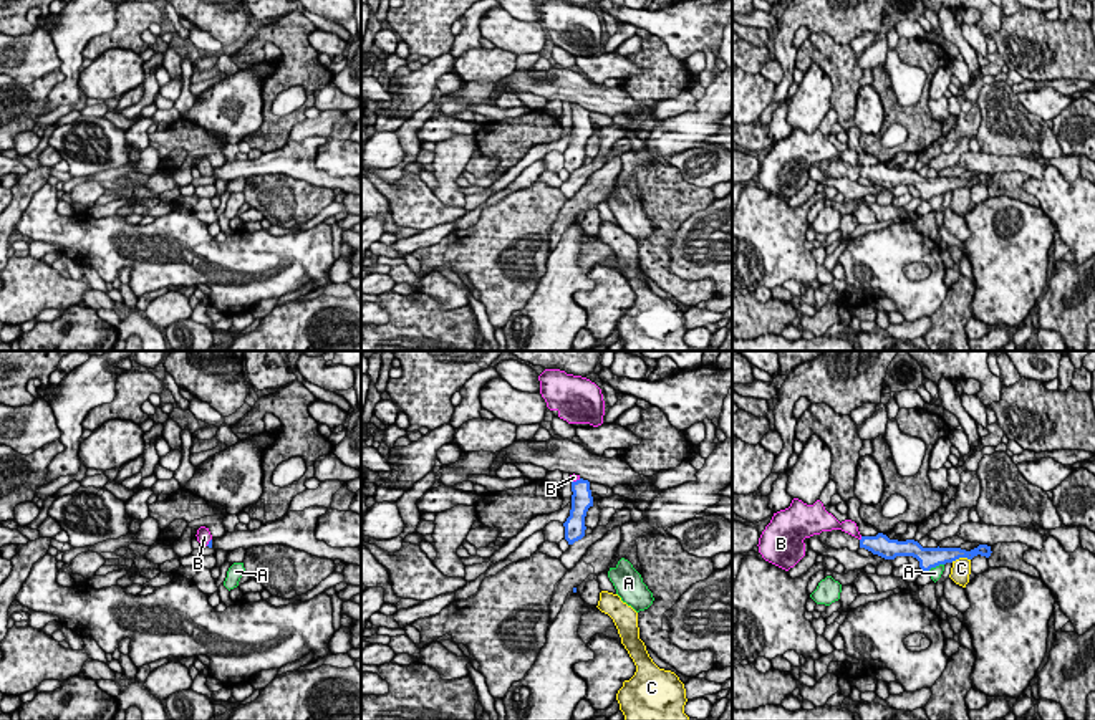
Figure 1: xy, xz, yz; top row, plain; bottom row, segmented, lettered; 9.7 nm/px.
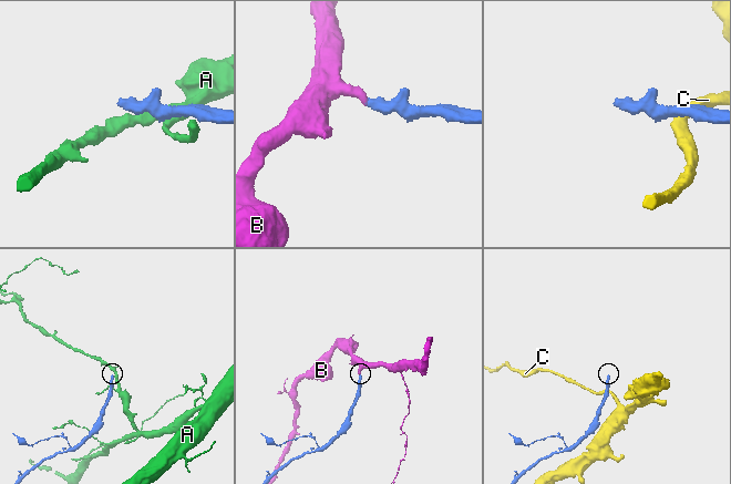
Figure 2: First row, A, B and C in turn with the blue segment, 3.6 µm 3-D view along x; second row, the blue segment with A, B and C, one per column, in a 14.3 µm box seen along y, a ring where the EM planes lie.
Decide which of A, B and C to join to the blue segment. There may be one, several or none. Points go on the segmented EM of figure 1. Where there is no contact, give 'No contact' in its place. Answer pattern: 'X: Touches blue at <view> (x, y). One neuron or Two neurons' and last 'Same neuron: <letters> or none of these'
A: Touches blue at yz (935, 566). Two neurons
B: Touches blue at yz (862, 538). One neuron
C: Touches blue at yz (959, 556). Two neurons
Same neuron: B

